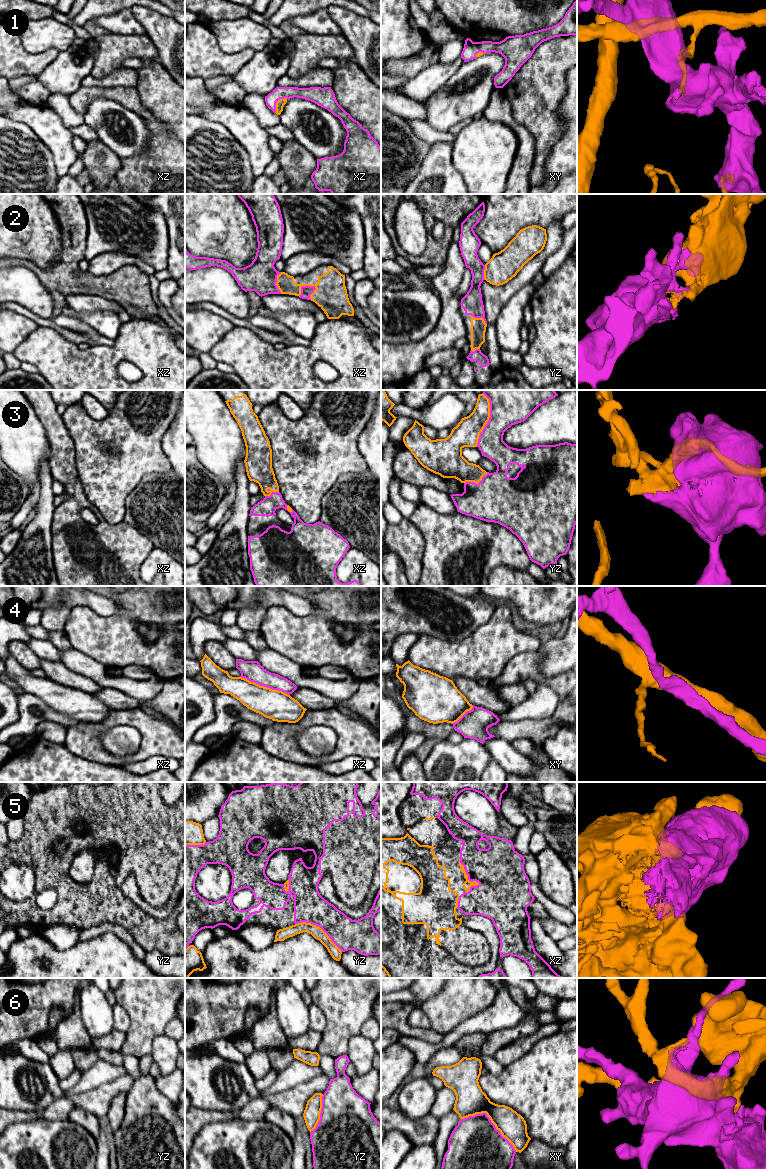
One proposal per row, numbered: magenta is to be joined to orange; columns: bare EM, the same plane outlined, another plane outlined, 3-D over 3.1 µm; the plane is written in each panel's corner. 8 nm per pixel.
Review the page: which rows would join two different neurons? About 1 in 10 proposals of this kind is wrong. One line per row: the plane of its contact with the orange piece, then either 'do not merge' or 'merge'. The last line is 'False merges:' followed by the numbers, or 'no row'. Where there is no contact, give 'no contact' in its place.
1: xz | do not merge
2: xz | merge
3: yz | merge
4: xz | merge
5: yz | merge
6: xy | merge
False merges: 1

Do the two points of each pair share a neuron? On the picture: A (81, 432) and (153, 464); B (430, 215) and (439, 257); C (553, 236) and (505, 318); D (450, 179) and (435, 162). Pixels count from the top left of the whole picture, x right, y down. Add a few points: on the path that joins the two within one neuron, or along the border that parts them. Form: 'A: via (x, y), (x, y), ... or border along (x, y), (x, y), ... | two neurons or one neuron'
A: via (99, 433), (122, 433), (135, 446) | one neuron
B: via (430, 225), (430, 240), (434, 247) | one neuron
C: border along (530, 282), (523, 285), (508, 302) | two neurons
D: via (446, 175), (437, 166) | one neuron

